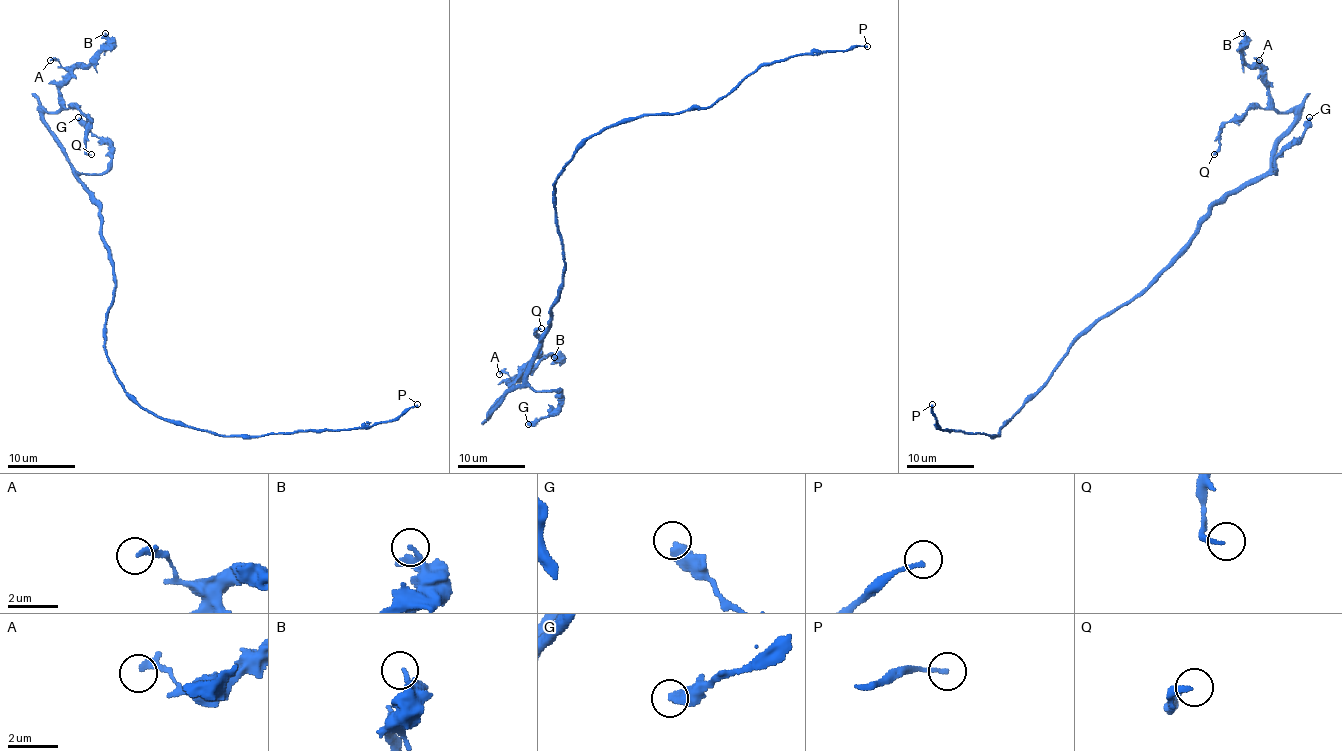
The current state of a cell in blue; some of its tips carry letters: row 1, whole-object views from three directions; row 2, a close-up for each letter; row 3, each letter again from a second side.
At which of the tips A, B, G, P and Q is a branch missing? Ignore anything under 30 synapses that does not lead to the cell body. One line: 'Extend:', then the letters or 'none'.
Extend: none

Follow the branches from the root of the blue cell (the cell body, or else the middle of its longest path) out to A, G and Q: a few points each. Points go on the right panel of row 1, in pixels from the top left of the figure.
A: (1101, 315), (1126, 305), (1215, 204), (1269, 169), (1272, 147), (1294, 114), (1272, 105), (1259, 60)
G: (1101, 315), (1126, 305), (1170, 262), (1215, 204), (1276, 174), (1276, 159), (1301, 137), (1309, 117)
Q: (1101, 315), (1126, 305), (1215, 204), (1269, 169), (1272, 147), (1294, 114), (1251, 107), (1224, 126), (1214, 154)

